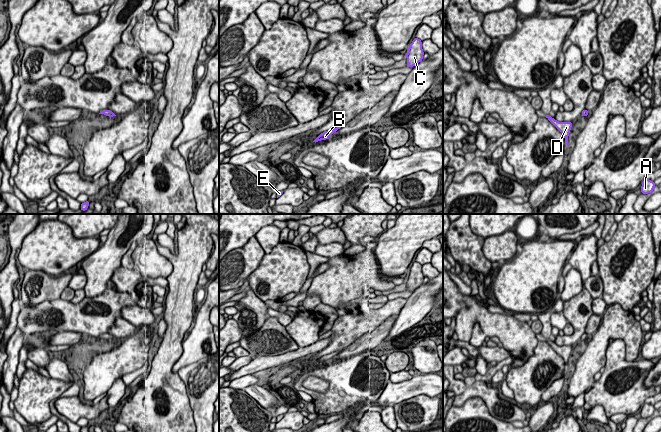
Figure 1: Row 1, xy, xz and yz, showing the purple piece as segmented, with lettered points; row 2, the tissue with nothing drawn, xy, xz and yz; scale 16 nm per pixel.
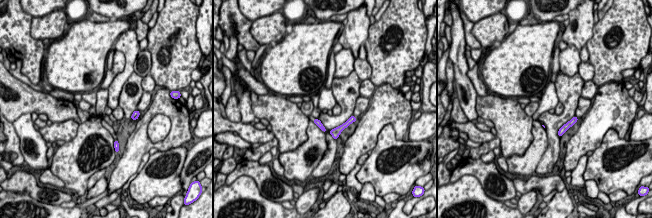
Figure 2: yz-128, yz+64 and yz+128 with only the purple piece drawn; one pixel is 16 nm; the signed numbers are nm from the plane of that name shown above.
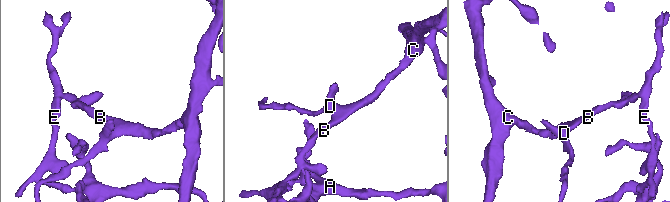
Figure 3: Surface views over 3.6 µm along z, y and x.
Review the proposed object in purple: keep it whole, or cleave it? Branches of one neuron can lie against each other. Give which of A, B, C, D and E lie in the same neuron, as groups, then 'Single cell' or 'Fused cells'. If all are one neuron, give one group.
Groups: A B E / C D. Fused cells

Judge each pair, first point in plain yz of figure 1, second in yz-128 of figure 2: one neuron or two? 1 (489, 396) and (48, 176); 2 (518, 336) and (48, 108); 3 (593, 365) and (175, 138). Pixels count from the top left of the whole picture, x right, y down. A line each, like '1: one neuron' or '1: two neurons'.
1: two neurons
2: one neuron
3: one neuron

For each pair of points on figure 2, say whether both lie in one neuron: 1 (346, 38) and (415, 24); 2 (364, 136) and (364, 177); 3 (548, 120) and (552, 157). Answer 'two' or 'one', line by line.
1: two
2: two
3: one

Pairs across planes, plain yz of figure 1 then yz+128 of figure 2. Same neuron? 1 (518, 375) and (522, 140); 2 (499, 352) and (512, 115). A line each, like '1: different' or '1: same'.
1: different
2: different

